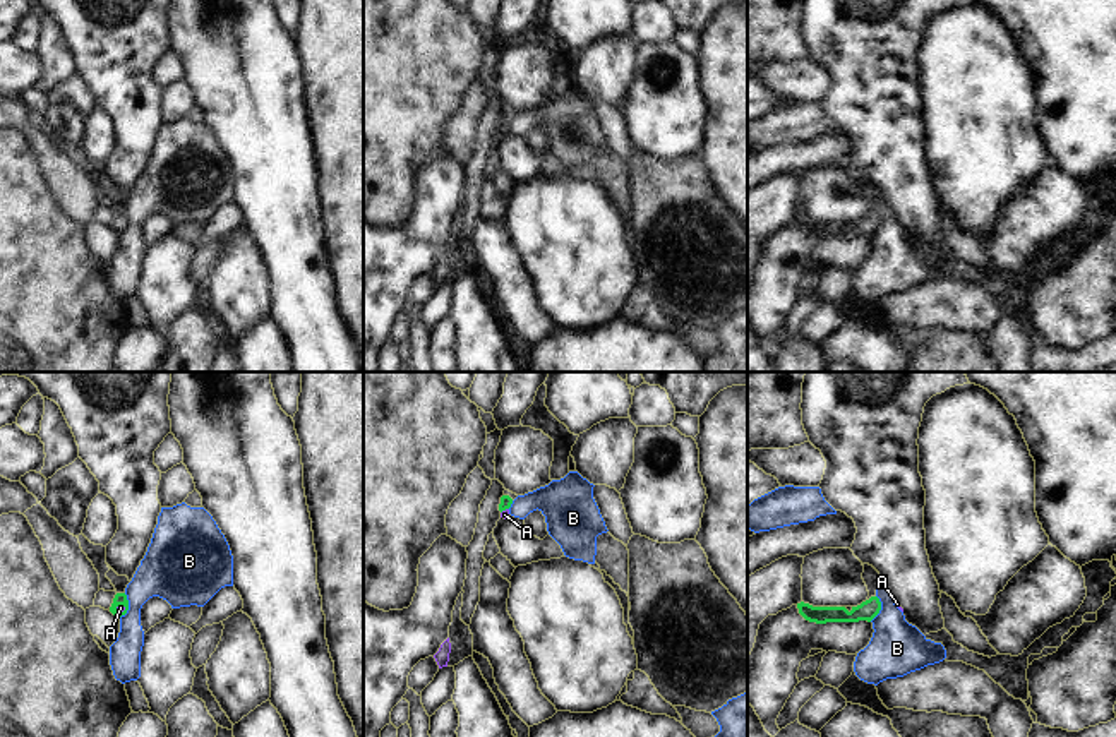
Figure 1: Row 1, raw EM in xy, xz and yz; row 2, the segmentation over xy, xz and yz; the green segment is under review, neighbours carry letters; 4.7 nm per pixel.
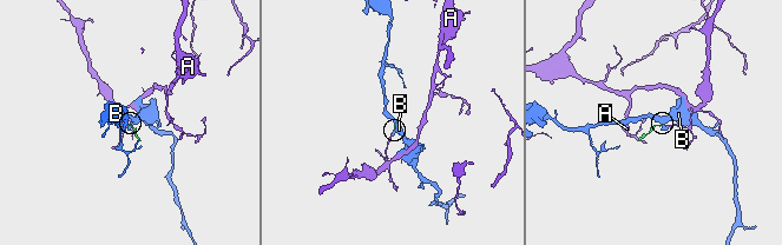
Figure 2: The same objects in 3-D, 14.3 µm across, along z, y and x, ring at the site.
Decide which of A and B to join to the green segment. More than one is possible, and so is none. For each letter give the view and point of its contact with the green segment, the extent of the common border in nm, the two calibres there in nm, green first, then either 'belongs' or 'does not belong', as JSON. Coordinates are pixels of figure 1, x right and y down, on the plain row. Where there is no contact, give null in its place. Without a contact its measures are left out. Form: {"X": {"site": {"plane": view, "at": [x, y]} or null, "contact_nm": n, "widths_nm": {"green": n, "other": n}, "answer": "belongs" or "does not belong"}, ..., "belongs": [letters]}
{"A": {"site": {"plane": "xy", "at": [120, 228]}, "contact_nm": 60, "widths_nm": {"green": 60, "other": 30}, "answer": "belongs"}, "B": {"site": {"plane": "xy", "at": [127, 221]}, "contact_nm": 120, "widths_nm": {"green": 60, "other": 260}, "answer": "does not belong"}, "belongs": ["A"]}

